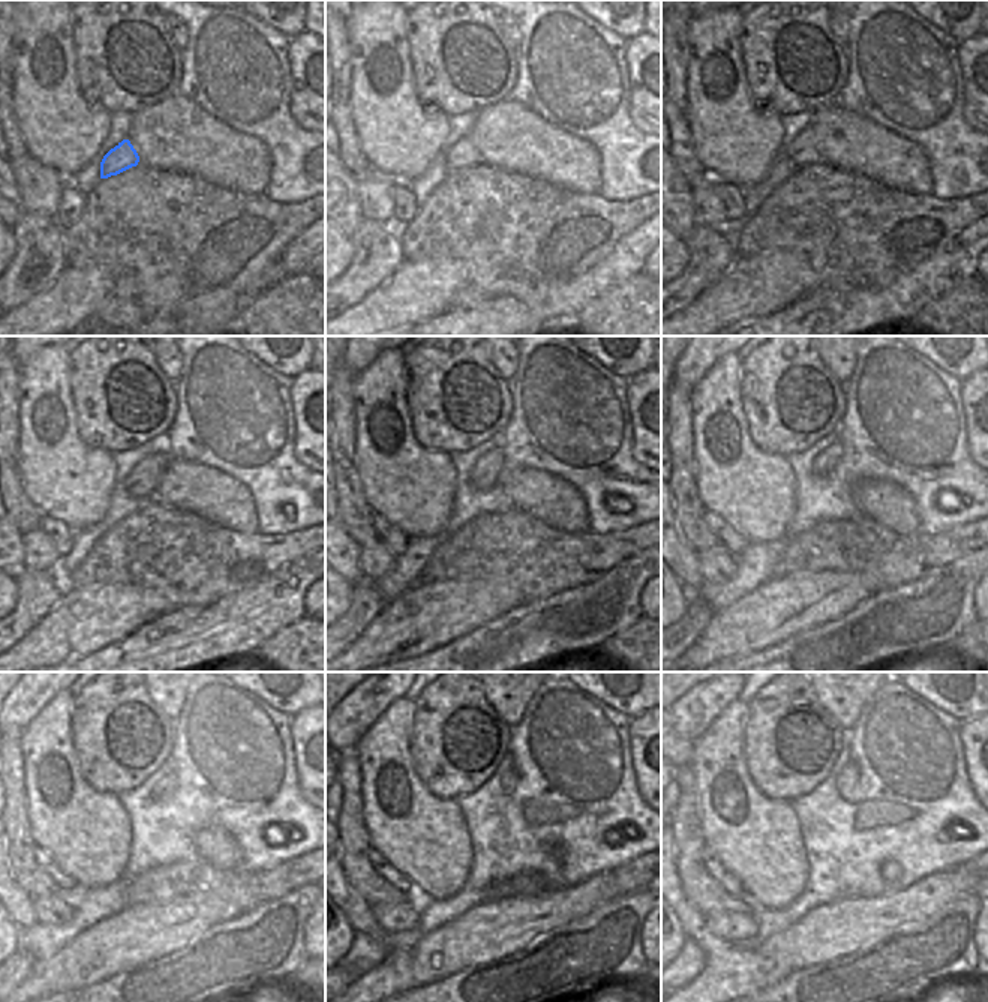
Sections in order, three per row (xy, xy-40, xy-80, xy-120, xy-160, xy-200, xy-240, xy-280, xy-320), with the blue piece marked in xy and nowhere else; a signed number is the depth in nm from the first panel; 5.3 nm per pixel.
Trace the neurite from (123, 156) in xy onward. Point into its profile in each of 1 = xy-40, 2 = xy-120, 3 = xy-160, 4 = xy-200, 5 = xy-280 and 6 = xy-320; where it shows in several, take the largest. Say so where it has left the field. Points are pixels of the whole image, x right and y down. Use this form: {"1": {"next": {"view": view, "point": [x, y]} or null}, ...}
{"1": {"next": {"view": "xy-40", "point": [464, 153]}}, "2": {"next": {"view": "xy-120", "point": [141, 482]}}, "3": {"next": {"view": "xy-160", "point": [485, 474]}}, "4": {"next": {"view": "xy-200", "point": [825, 462]}}, "5": {"next": {"view": "xy-280", "point": [510, 779]}}, "6": {"next": {"view": "xy-320", "point": [849, 777]}}}

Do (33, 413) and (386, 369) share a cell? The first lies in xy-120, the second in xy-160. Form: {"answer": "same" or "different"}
{"answer": "same"}

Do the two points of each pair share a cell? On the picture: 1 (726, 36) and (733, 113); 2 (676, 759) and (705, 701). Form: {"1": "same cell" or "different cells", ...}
{"1": "same cell", "2": "same cell"}

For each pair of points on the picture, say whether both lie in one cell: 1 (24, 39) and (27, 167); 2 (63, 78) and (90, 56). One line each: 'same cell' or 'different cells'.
1: different cells
2: different cells

